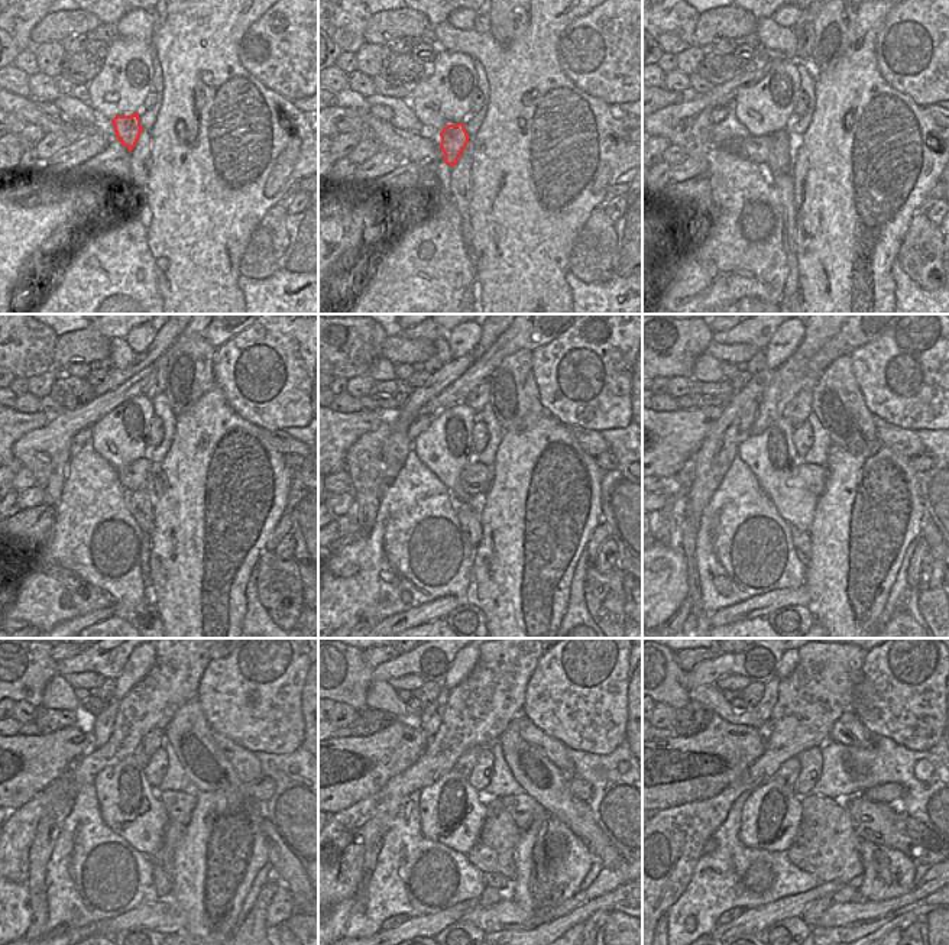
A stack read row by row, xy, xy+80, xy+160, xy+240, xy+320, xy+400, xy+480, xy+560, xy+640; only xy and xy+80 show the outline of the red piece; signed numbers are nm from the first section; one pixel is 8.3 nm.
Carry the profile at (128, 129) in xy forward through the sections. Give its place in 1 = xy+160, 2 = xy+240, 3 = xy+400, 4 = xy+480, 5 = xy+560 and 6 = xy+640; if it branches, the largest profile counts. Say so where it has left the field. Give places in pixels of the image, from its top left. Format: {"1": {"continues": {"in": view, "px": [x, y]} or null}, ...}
{"1": {"continues": {"in": "xy+160", "px": [780, 161]}}, "2": {"continues": {"in": "xy+240", "px": [139, 504]}}, "3": {"continues": {"in": "xy+400", "px": [800, 540]}}, "4": {"continues": {"in": "xy+480", "px": [162, 883]}}, "5": {"continues": {"in": "xy+560", "px": [491, 895]}}, "6": {"continues": {"in": "xy+640", "px": [815, 910]}}}

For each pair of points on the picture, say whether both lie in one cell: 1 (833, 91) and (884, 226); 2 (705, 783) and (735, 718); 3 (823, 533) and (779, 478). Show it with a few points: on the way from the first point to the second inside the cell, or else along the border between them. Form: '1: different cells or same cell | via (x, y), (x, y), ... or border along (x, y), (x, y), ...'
1: same cell | via (842, 125), (844, 130), (860, 146), (860, 193)
2: different cells | border along (715, 712), (734, 724), (754, 725), (761, 731)
3: different cells | border along (818, 498), (815, 518), (807, 531)

